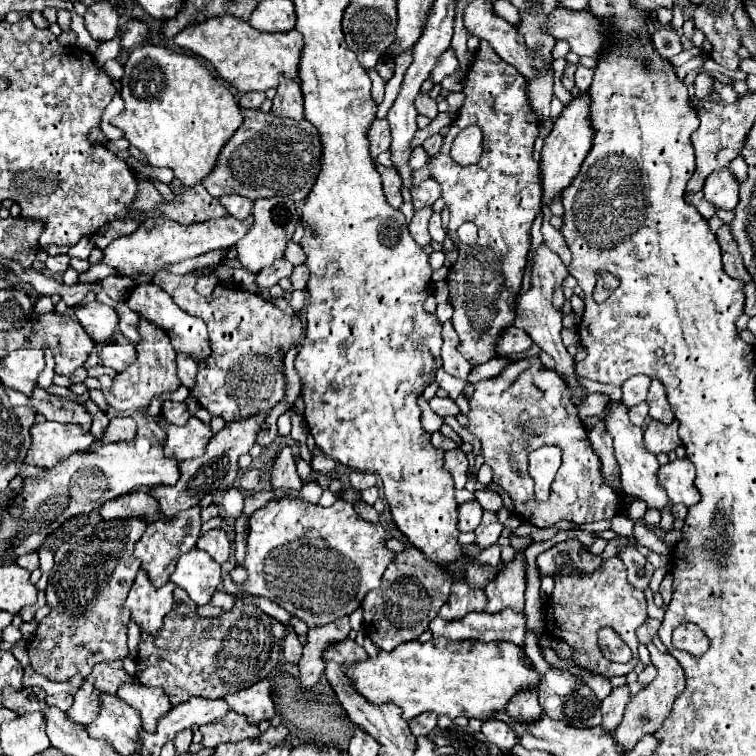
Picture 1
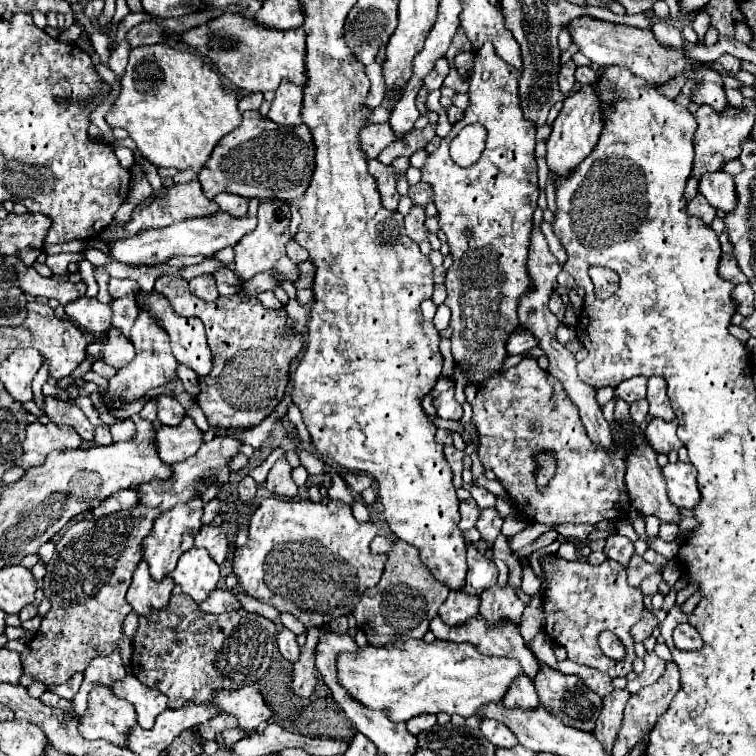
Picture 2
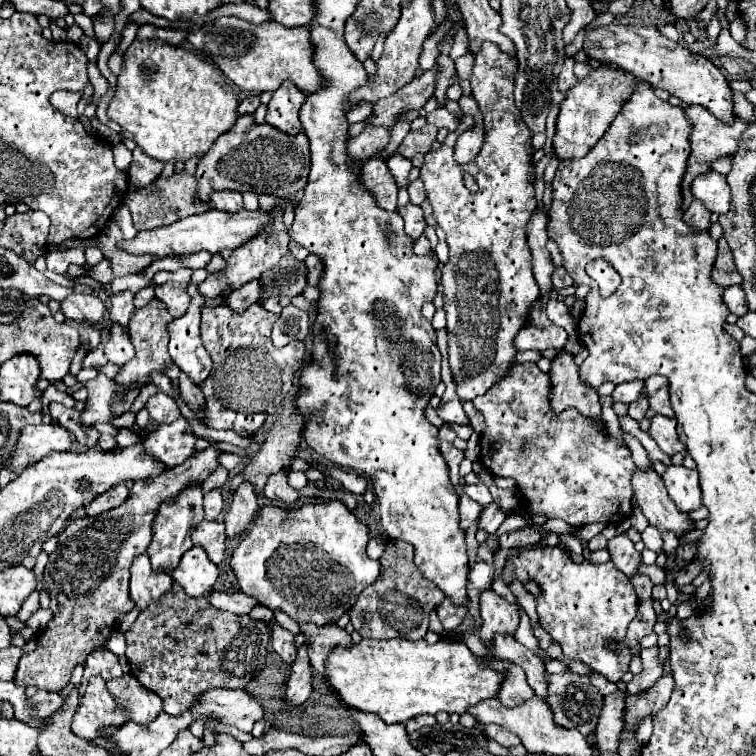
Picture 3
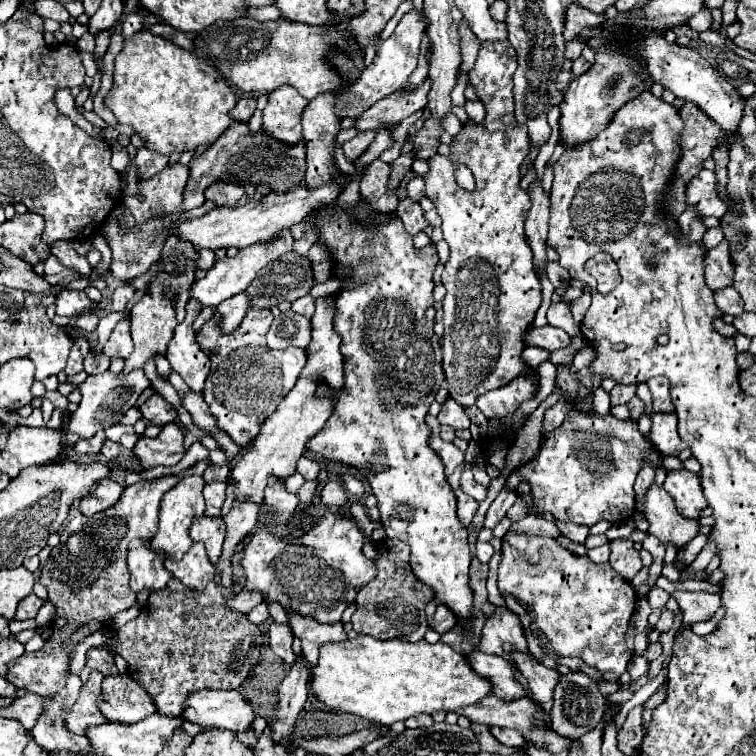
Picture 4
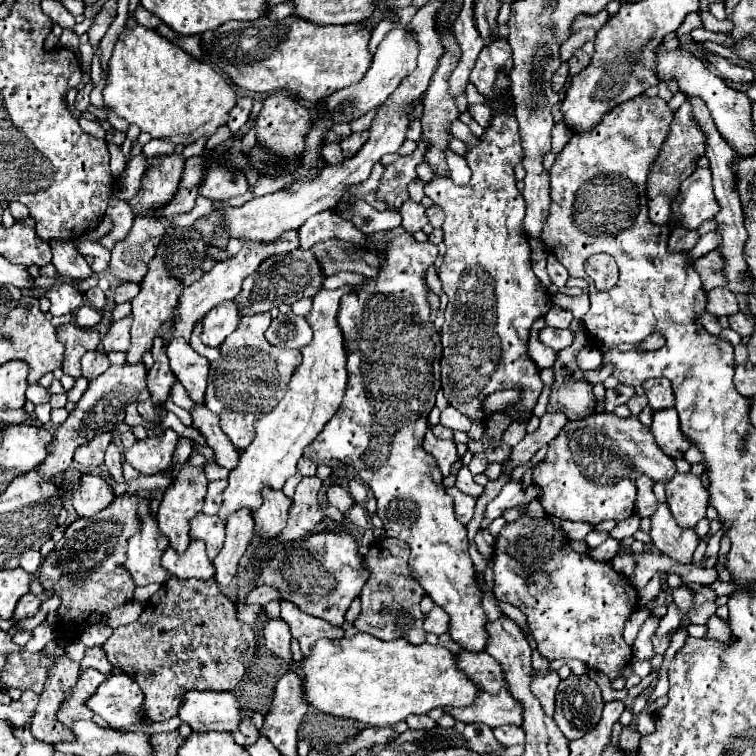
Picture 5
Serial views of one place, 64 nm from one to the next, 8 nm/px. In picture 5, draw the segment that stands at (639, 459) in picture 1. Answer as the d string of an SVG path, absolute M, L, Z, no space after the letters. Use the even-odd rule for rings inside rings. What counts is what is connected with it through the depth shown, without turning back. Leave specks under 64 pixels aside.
M658 502L658 510L652 516L650 536L652 536L654 546L658 550L662 550L662 554L670 556L672 560L676 560L680 564L692 562L692 554L700 542L694 530L682 532L682 528L678 528L678 524L674 524L674 518L672 518L666 502Z

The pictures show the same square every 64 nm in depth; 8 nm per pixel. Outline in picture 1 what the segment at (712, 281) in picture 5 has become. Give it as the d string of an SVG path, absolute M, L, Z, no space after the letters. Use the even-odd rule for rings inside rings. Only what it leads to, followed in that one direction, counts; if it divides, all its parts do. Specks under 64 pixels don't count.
M724 224L718 232L718 242L722 246L722 264L724 264L724 272L736 280L742 282L750 282L752 276L746 272L744 264L742 264L742 256L738 252L738 246L734 244L734 238L730 236L730 228Z

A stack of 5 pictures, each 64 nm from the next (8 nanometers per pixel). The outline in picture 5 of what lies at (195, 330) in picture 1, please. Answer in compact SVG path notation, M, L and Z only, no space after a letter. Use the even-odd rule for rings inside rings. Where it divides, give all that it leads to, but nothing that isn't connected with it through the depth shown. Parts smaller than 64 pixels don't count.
M174 340L168 348L170 368L174 376L180 380L180 384L186 388L188 396L194 404L204 404L204 392L206 392L206 380L208 380L208 358L196 354L186 340Z

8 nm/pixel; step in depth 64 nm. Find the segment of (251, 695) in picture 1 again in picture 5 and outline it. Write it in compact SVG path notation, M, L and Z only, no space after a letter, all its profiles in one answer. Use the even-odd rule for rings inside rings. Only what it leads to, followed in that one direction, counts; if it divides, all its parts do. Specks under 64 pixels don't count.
M192 690L182 698L178 718L186 722L192 732L234 732L242 718L242 710L232 692Z

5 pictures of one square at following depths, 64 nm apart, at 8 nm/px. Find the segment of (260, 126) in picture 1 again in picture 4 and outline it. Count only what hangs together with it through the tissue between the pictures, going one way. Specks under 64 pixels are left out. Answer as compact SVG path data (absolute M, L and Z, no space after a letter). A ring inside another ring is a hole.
M232 124L208 150L194 156L190 162L190 180L184 188L184 210L192 210L202 206L204 188L214 180L234 180L236 184L266 184L274 192L284 192L286 188L294 188L294 184L302 184L306 174L306 148L304 142L296 146L278 144L278 140L270 140L264 132L250 136L248 124Z

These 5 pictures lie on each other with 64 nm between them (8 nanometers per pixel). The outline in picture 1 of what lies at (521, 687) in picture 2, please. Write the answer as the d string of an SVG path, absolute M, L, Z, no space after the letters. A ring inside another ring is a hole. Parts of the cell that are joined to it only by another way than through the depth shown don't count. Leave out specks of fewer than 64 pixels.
M528 688L514 694L506 704L506 712L518 716L520 720L538 720L538 716L542 714L542 708L538 704L536 688Z

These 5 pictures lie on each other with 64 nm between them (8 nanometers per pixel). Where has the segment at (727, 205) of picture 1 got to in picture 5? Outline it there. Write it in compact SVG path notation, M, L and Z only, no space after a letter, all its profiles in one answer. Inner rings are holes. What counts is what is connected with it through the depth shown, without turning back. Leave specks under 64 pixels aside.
M696 168L682 182L678 194L672 200L670 212L670 228L682 224L686 230L698 230L704 220L714 218L714 212L718 212L718 202L714 200L710 184L710 168Z

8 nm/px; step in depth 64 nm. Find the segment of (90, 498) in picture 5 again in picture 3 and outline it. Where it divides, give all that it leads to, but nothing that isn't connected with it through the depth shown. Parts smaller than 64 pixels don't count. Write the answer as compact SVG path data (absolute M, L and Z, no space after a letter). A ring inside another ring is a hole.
M116 484L116 486L112 486L110 490L106 490L104 494L96 496L90 504L86 504L86 506L84 506L84 508L86 508L86 514L88 514L88 516L96 516L96 514L100 514L100 512L106 512L106 510L110 510L110 508L116 508L118 504L122 504L122 500L126 500L126 496L128 496L126 484Z

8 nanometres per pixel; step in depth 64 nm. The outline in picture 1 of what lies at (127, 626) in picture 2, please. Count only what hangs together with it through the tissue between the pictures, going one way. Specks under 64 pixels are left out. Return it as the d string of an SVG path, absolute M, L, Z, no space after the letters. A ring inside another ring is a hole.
M130 620L130 624L128 624L128 648L130 648L132 658L138 652L138 642L140 642L140 628L138 628L138 624L134 624L134 620Z

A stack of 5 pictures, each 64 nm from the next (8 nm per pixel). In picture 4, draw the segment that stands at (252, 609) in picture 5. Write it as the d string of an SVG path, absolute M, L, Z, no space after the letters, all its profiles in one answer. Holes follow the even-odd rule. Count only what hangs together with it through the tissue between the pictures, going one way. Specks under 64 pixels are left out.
M258 604L256 608L250 610L250 614L246 614L246 618L248 618L252 624L262 624L262 622L266 622L266 620L270 618L268 606L266 606L266 604Z

